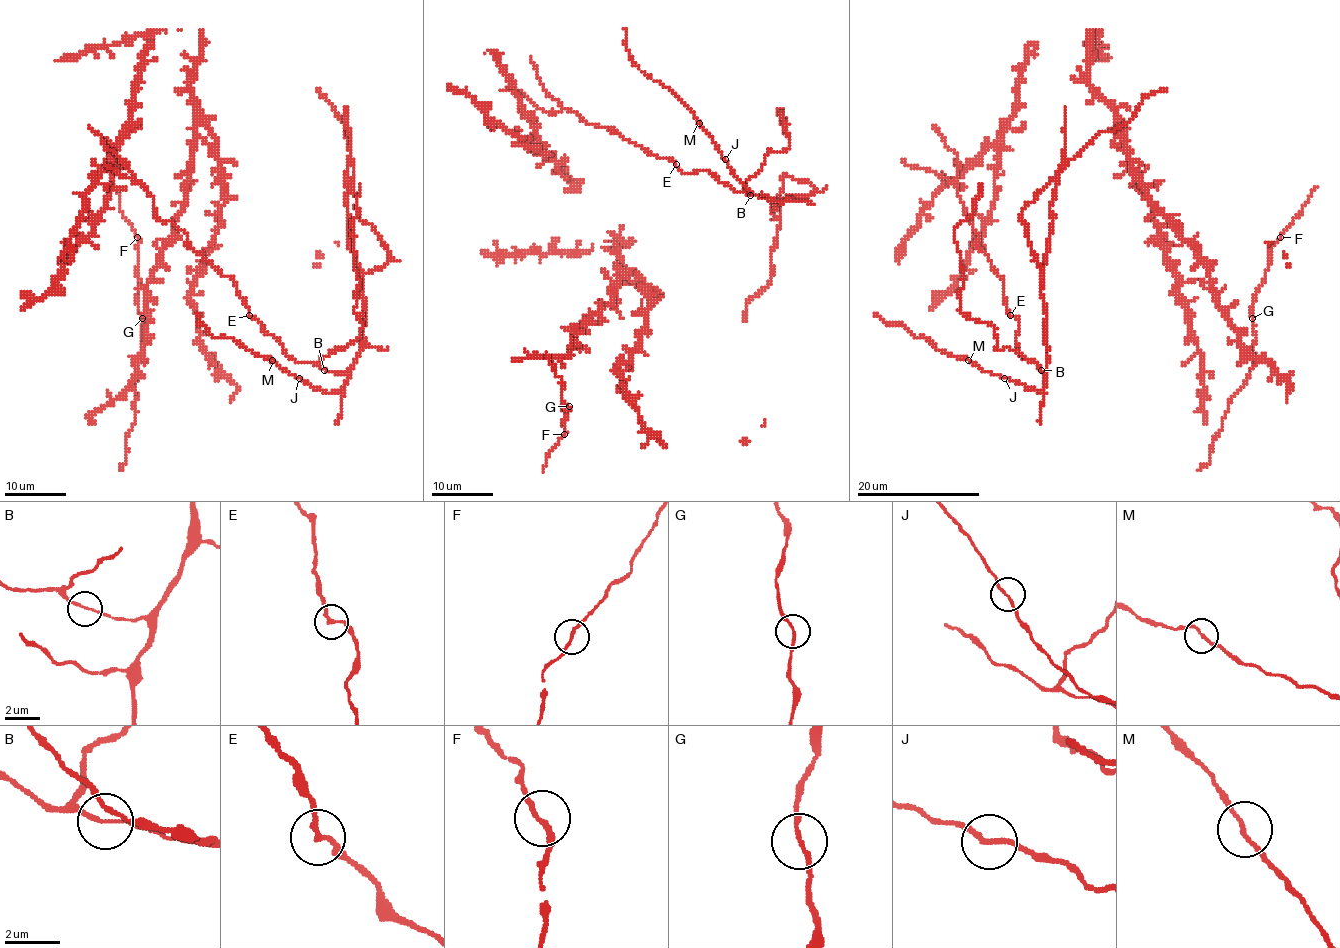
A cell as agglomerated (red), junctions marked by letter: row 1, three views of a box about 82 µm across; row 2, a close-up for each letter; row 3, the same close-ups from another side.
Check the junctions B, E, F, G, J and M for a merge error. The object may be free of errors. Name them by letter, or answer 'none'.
none

